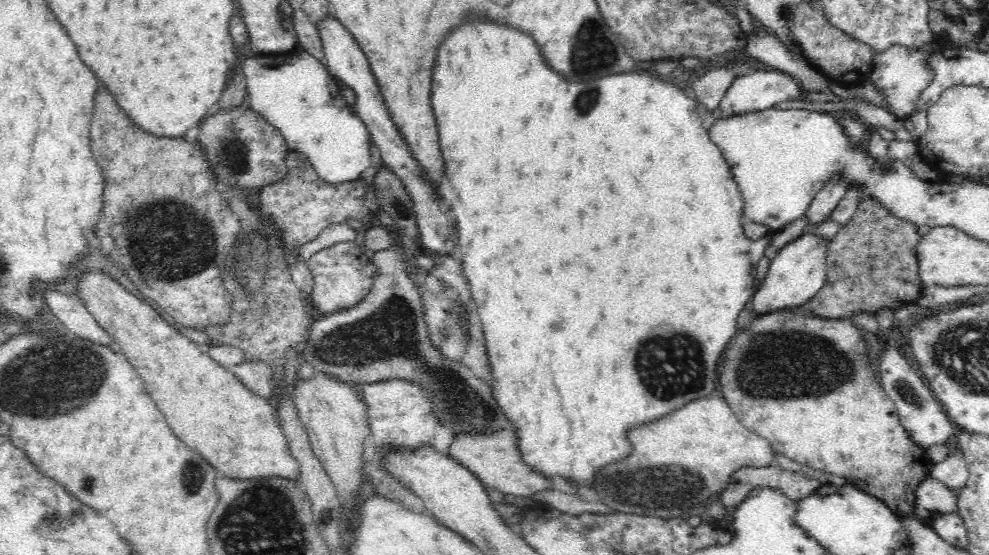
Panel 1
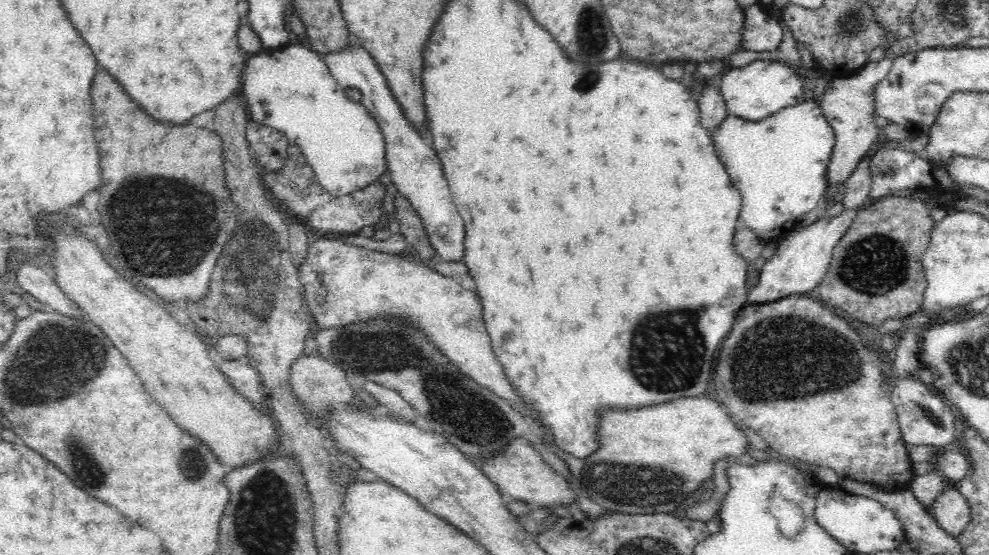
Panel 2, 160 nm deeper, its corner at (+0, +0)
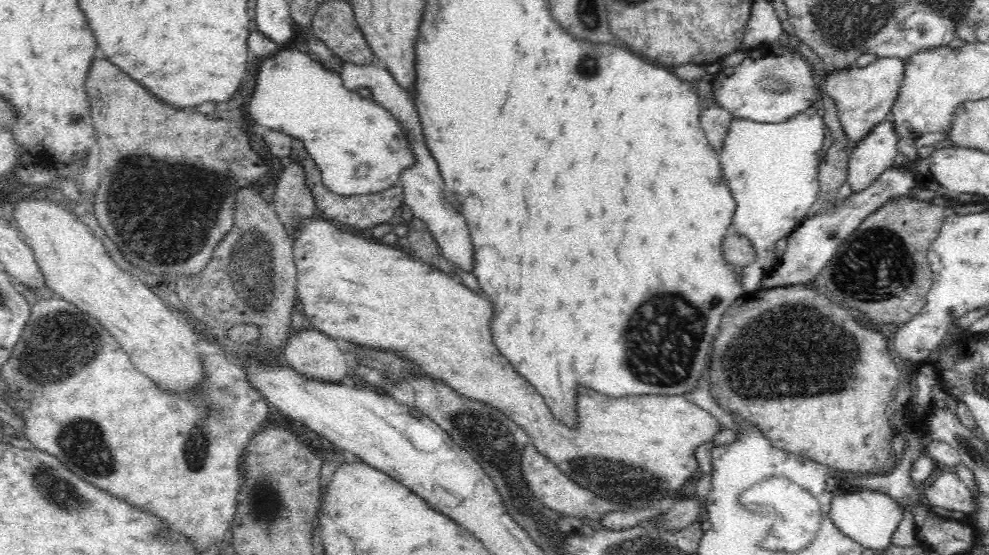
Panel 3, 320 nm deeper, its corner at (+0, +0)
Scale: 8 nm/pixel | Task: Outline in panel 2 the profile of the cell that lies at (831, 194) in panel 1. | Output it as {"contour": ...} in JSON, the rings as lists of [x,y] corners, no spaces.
{"contour":[[[888,54],[883,60],[877,62],[868,62],[853,75],[834,78],[827,82],[824,96],[822,96],[822,112],[828,119],[830,126],[835,132],[835,145],[831,154],[831,161],[827,166],[829,175],[827,182],[828,201],[833,198],[838,186],[845,182],[851,172],[856,170],[860,159],[866,154],[866,151],[872,146],[872,142],[878,138],[878,125],[876,125],[876,107],[874,107],[874,90],[884,80],[884,76],[890,72],[893,66],[894,57]]]}

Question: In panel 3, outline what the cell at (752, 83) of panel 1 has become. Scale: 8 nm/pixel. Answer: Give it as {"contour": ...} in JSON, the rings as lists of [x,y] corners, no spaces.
{"contour":[[[775,43],[749,49],[745,55],[741,64],[720,70],[712,82],[714,100],[732,116],[759,123],[780,123],[820,105],[821,79],[800,52],[784,50]]]}

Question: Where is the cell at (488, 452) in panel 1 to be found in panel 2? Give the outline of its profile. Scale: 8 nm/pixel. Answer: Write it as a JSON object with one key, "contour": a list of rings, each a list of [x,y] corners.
{"contour":[[[526,438],[512,440],[504,452],[490,458],[474,460],[486,476],[496,484],[503,496],[510,495],[514,500],[522,500],[530,507],[563,506],[575,502],[577,495],[572,484],[562,474],[558,474],[547,464]]]}

